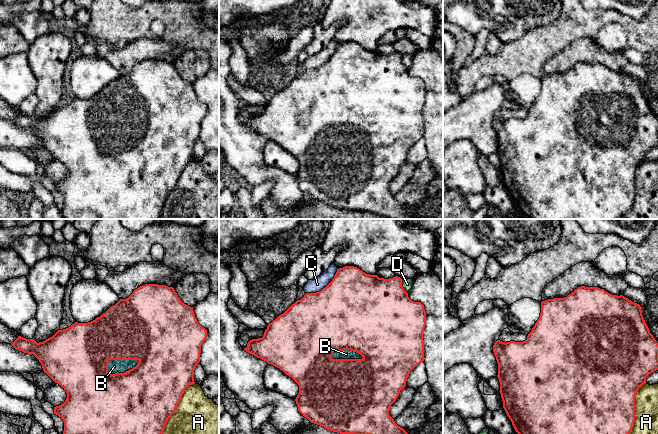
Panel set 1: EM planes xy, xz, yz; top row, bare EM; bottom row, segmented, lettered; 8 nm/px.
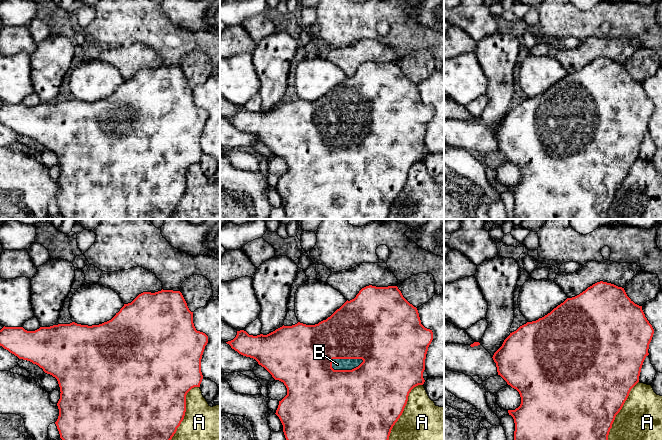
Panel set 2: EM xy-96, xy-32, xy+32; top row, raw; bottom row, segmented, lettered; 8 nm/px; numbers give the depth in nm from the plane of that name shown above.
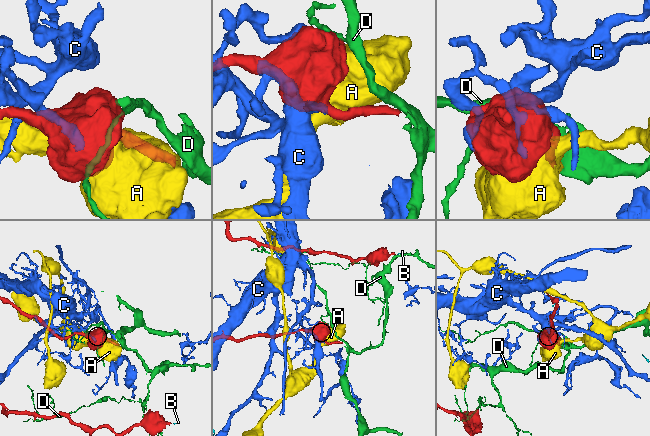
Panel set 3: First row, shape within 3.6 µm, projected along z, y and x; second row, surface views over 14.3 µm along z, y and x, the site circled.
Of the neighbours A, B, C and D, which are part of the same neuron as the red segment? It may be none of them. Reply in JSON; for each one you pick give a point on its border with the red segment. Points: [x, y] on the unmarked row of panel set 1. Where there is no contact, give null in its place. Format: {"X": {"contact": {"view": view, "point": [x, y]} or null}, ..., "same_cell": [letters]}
{"B": {"contact": {"view": "xy", "point": [124, 148]}}, "same_cell": ["B"]}

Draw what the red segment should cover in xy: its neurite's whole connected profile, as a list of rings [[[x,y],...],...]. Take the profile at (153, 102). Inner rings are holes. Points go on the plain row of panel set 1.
[[[145,60],[135,65],[126,75],[120,75],[105,89],[88,99],[75,98],[70,103],[58,106],[52,113],[37,119],[34,114],[26,115],[21,112],[11,119],[19,127],[33,130],[41,139],[46,149],[55,159],[67,169],[64,179],[54,183],[54,190],[64,198],[61,215],[64,219],[160,219],[165,201],[176,187],[185,165],[194,160],[194,146],[200,138],[201,122],[207,114],[207,106],[202,103],[194,90],[193,83],[184,80],[173,63],[158,60]]]

